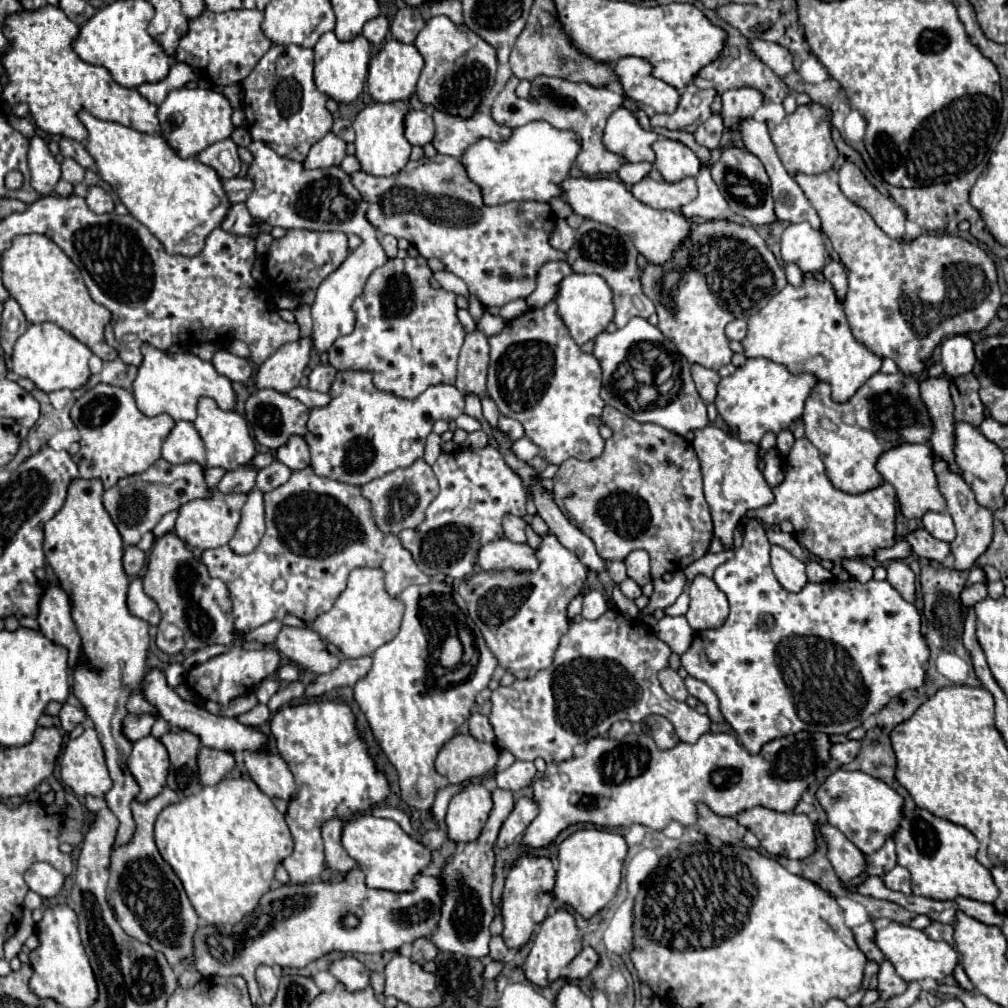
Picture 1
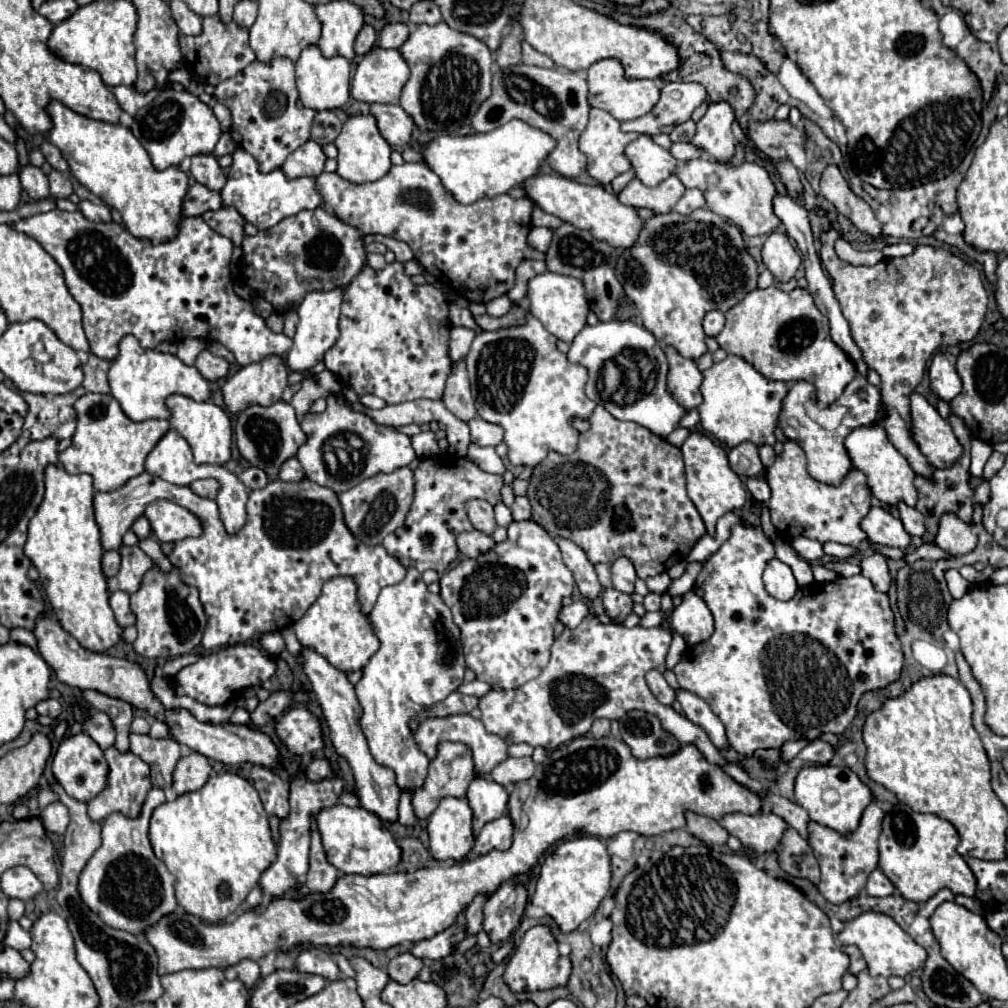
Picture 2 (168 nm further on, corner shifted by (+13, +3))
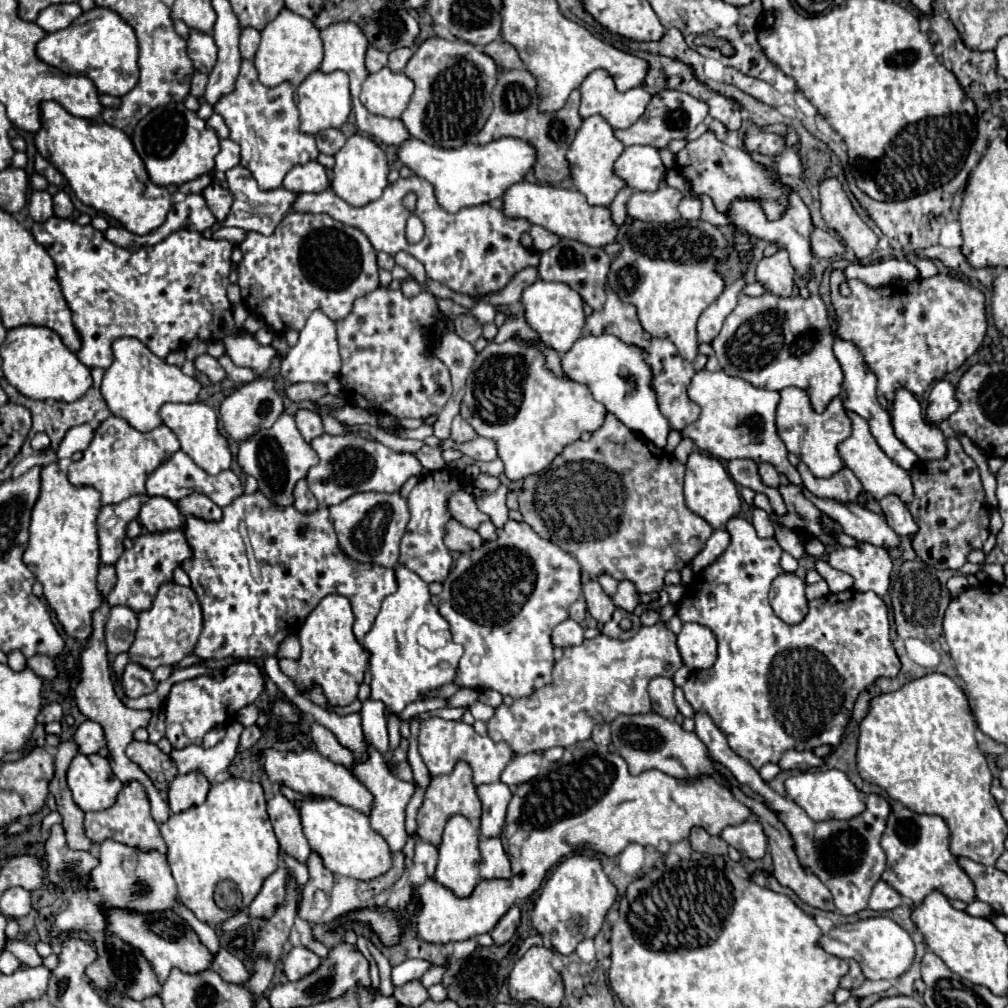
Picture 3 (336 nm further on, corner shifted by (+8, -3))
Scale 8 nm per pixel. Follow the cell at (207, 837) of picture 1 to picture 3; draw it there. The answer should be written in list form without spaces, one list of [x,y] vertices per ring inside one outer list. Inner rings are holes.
[[[228,778],[220,784],[214,784],[208,792],[208,798],[200,806],[192,806],[184,812],[172,814],[164,824],[160,824],[160,834],[166,842],[166,858],[172,870],[172,876],[178,884],[178,900],[196,914],[198,920],[218,926],[232,918],[238,912],[248,910],[250,902],[262,888],[262,882],[276,872],[278,868],[278,840],[274,836],[272,824],[266,812],[266,798],[258,782],[244,778]]]

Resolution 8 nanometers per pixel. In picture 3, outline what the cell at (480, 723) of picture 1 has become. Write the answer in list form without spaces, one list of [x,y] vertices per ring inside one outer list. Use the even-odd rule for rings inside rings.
[[[430,718],[420,722],[418,750],[432,776],[448,774],[458,760],[466,760],[474,772],[476,786],[498,782],[502,770],[508,766],[508,760],[512,760],[512,750],[506,742],[492,742],[488,736],[476,734],[476,730],[464,722],[450,722],[442,718]]]

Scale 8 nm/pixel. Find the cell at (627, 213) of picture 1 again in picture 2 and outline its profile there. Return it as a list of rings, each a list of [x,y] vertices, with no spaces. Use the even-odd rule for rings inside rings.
[[[537,174],[523,182],[527,198],[541,206],[543,212],[561,218],[563,222],[573,224],[575,228],[591,232],[597,240],[609,242],[613,248],[627,248],[635,244],[639,230],[643,228],[643,220],[637,216],[633,206],[623,206],[617,196],[603,186],[585,186],[575,180],[557,176],[557,174]]]

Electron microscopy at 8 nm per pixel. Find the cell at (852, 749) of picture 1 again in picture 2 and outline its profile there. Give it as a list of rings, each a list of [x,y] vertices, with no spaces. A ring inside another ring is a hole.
[[[813,740],[809,742],[799,754],[797,758],[805,760],[805,762],[813,762],[813,764],[829,764],[829,760],[833,758],[833,746],[823,742],[823,740]]]

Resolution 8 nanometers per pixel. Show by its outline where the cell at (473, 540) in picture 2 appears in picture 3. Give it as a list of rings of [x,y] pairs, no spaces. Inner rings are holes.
[[[450,520],[446,526],[444,544],[452,552],[470,552],[472,548],[480,548],[480,544],[484,544],[484,540],[480,538],[480,534],[476,530],[464,528],[460,522]]]

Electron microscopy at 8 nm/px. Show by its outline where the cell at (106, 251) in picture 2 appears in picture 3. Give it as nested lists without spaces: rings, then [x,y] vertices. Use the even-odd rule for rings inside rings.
[[[58,216],[36,222],[32,234],[56,262],[58,282],[82,338],[82,348],[76,356],[88,368],[108,368],[114,360],[112,342],[126,336],[138,338],[158,358],[186,348],[194,338],[218,340],[224,342],[226,354],[236,366],[250,368],[256,376],[266,372],[278,356],[276,348],[262,346],[254,334],[244,328],[238,330],[234,324],[232,304],[226,296],[232,268],[230,254],[234,250],[234,244],[228,240],[206,238],[192,230],[176,230],[162,242],[134,252],[108,242],[90,224],[80,226]]]

